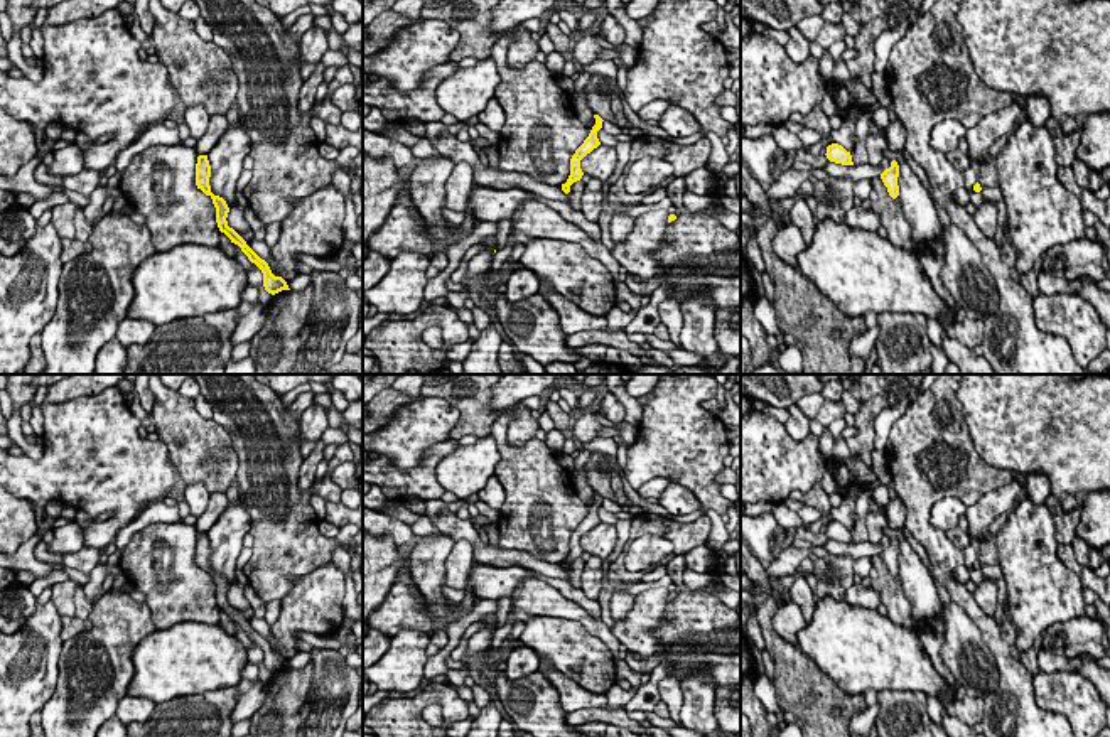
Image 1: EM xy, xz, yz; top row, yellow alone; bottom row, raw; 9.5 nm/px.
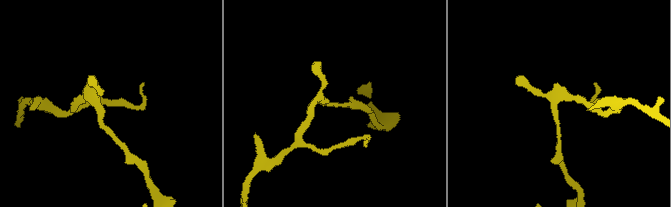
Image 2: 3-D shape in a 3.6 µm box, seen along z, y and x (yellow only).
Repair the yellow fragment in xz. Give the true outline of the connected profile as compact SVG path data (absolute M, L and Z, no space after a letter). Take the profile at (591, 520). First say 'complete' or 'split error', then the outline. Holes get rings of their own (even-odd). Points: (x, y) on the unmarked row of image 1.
complete; M594 492L595 503L592 504L589 514L584 518L584 521L575 528L575 531L570 536L570 553L565 562L562 562L562 568L565 572L570 570L570 563L582 557L584 550L580 546L580 538L590 531L594 526L601 523L597 516L597 509L602 506L602 496L599 492Z

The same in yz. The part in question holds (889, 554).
complete; M896 538L891 540L891 545L886 546L881 551L881 557L884 560L884 563L887 565L887 570L892 577L896 577L899 573L899 563L897 563L897 555L899 555L899 543Z

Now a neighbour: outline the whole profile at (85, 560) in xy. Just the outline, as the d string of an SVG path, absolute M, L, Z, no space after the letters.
M84 546L76 553L64 553L62 565L76 568L83 573L91 573L100 562L101 550Z

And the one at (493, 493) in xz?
M496 476L489 477L486 486L477 492L479 501L493 509L501 509L504 504L504 487Z

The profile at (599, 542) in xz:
M599 523L580 538L582 550L602 560L606 560L614 551L616 543L617 531L614 525L607 523Z

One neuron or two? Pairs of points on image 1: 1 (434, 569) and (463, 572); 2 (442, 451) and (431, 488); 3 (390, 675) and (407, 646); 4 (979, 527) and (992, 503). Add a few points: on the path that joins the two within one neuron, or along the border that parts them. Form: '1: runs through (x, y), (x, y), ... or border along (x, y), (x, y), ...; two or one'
1: border along (456, 542), (446, 560), (444, 584); two
2: runs through (434, 459), (429, 464), (429, 479); one
3: runs through (397, 668), (407, 658), (407, 653); one
4: runs through (979, 521), (989, 508); one

